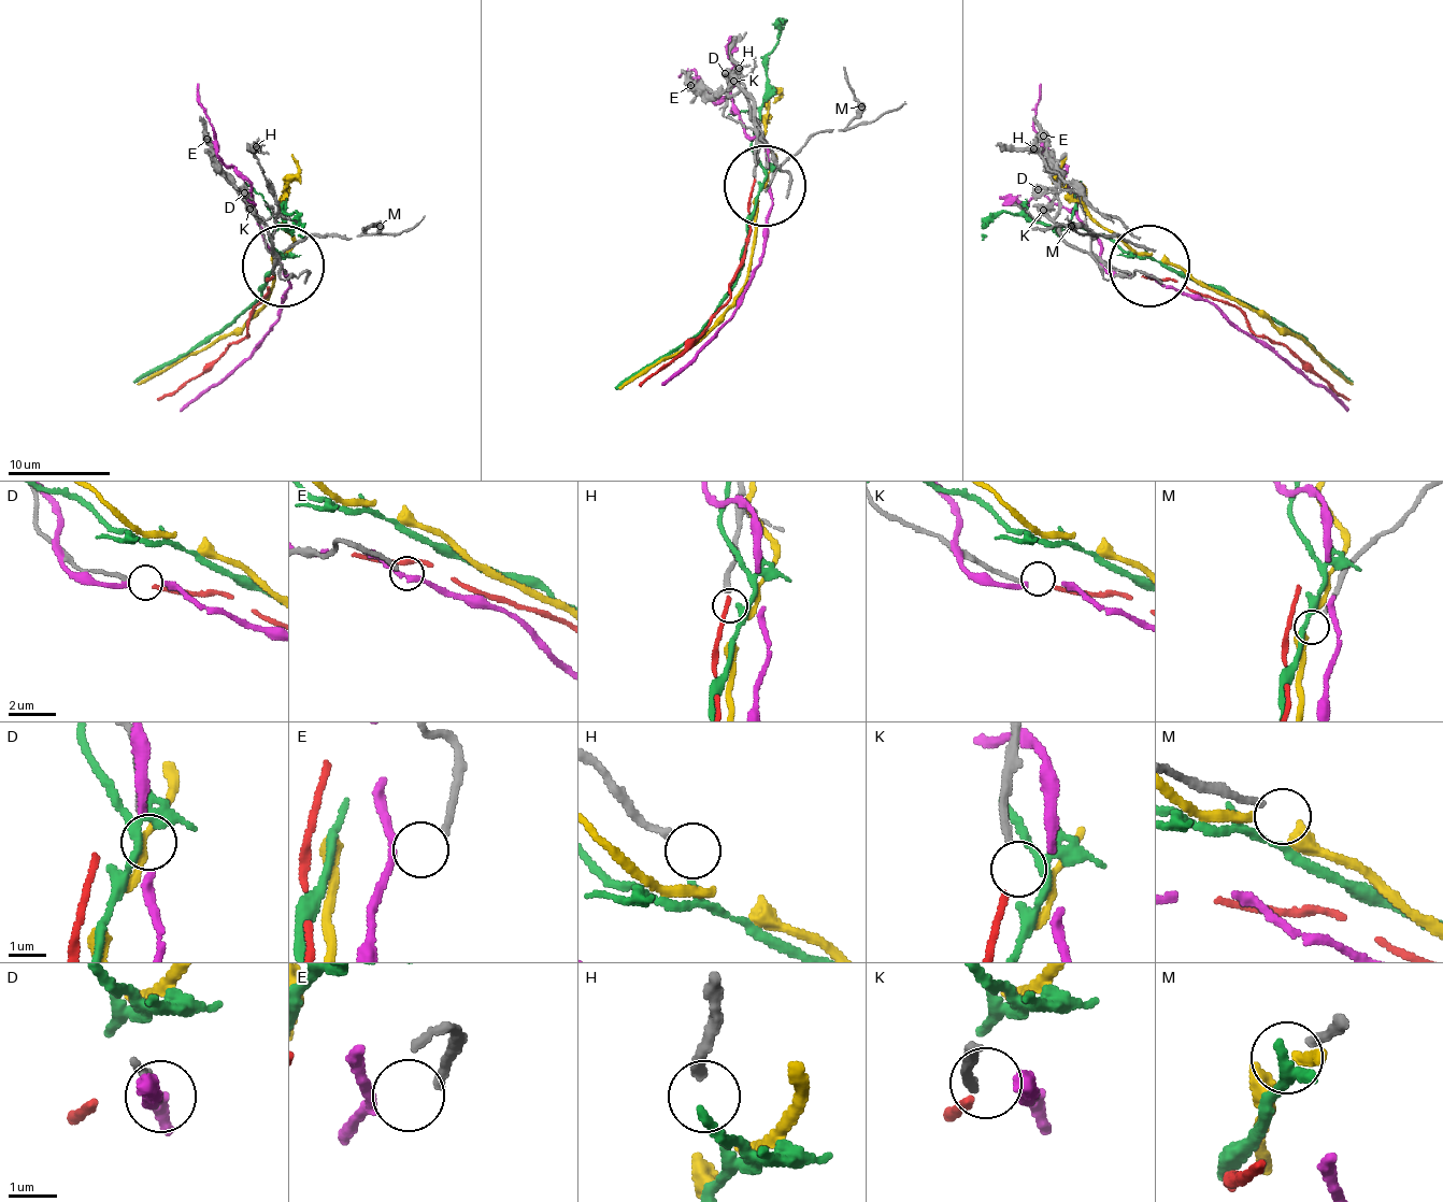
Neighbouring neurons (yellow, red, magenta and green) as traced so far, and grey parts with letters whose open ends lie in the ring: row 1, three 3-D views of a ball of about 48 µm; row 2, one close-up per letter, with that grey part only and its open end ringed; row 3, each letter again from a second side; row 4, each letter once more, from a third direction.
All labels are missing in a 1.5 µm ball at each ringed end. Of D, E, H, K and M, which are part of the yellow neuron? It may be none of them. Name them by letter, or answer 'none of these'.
M

